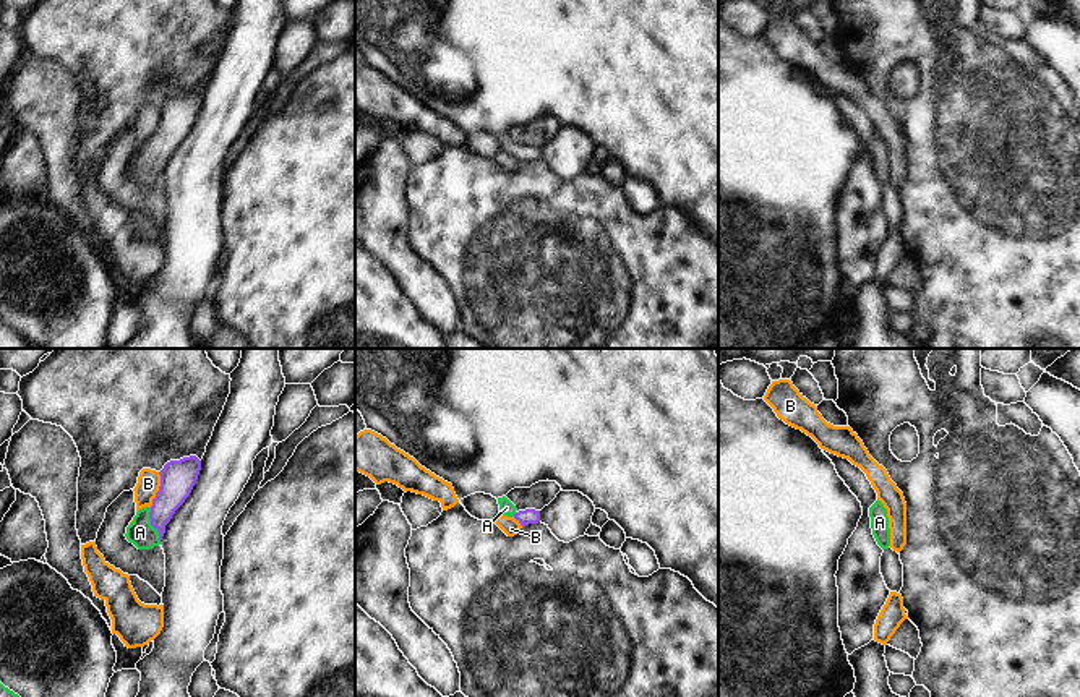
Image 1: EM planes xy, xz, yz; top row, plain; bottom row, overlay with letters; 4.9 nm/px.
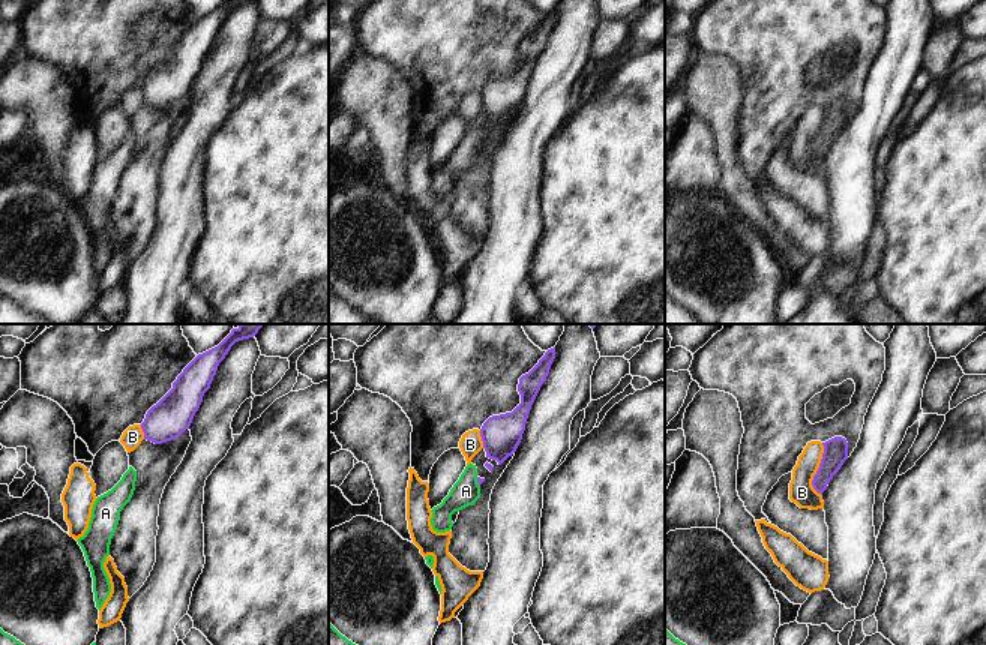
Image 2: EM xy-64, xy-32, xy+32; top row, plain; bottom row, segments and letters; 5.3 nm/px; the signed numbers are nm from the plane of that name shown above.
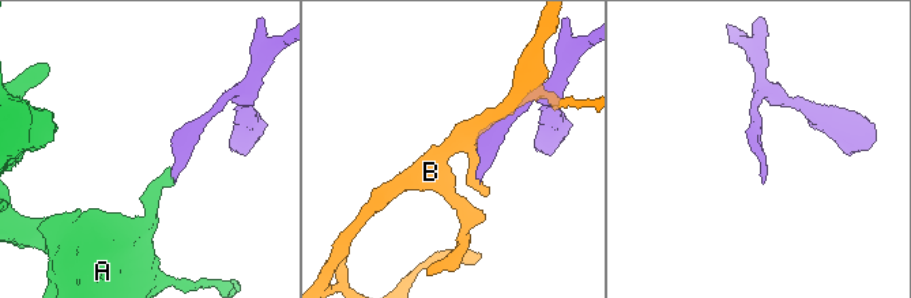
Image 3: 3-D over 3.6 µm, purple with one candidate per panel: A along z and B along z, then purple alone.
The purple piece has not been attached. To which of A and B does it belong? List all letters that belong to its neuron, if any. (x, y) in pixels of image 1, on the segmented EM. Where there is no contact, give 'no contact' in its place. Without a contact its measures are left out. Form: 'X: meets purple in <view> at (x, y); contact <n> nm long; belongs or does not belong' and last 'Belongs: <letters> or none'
A: meets purple in xy at (151, 524); contact 180 nm long; belongs
B: meets purple in xy at (159, 490); contact 180 nm long; does not belong
Belongs: A

